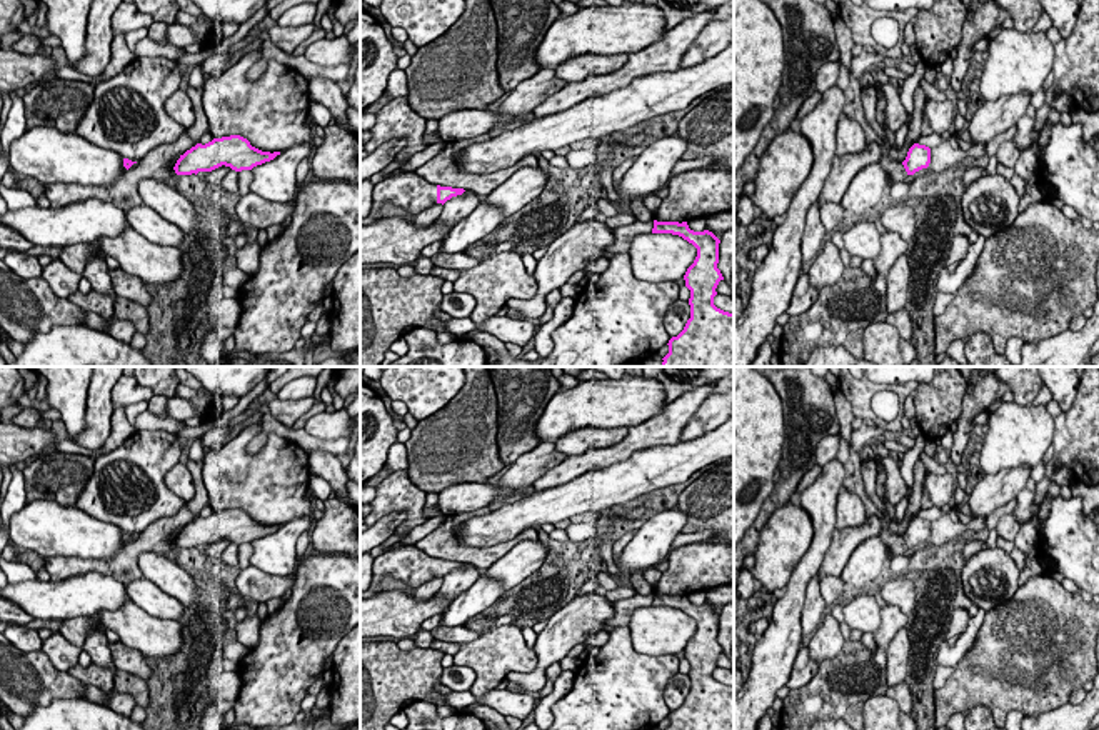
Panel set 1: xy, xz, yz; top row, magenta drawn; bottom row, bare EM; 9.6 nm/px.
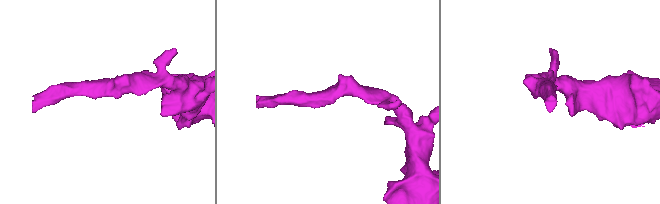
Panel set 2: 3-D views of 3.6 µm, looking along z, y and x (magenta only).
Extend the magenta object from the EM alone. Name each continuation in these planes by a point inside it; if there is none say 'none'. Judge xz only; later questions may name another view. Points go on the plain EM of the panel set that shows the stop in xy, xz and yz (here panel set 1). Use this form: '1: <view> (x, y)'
1: xz (409, 564)

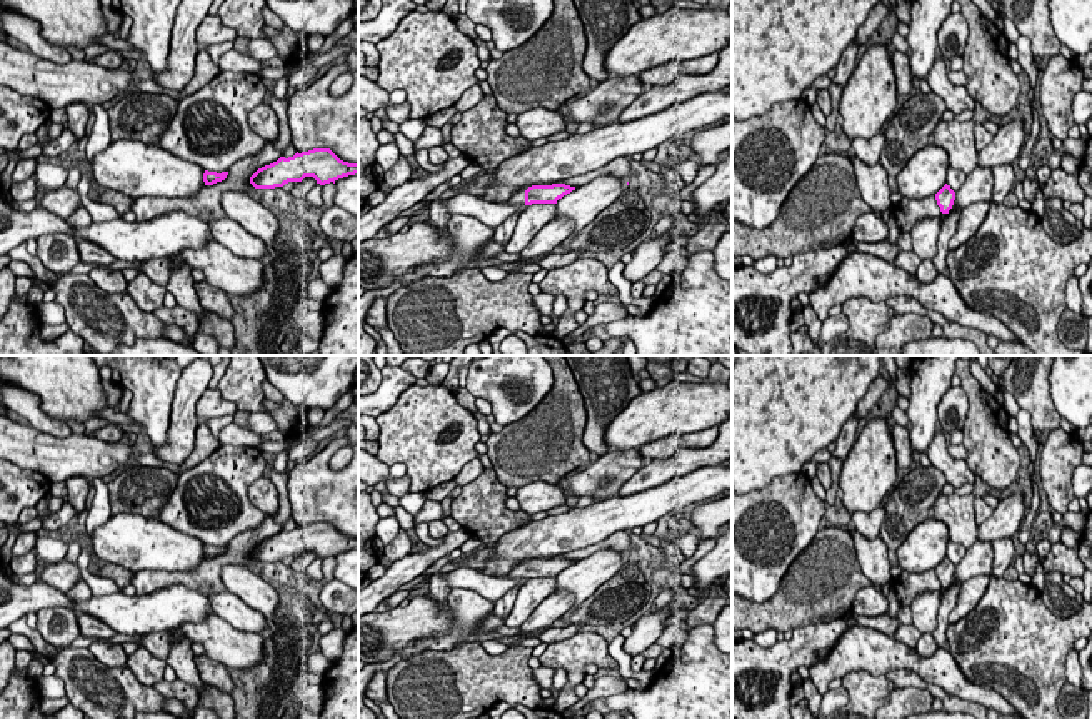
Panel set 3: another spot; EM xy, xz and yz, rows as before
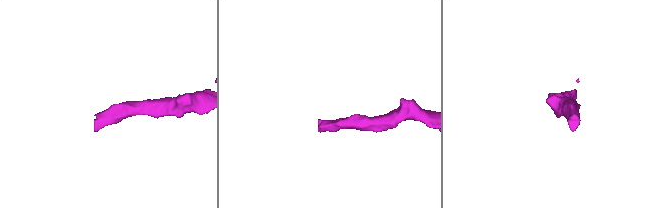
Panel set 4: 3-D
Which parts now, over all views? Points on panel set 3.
1: xz (519, 569)

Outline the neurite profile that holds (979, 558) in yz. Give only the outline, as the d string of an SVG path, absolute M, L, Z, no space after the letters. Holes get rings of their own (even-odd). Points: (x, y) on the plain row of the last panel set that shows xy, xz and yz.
M977 541L967 551L959 566L955 566L955 574L952 582L964 582L970 577L980 574L990 574L994 564L994 547L992 542Z

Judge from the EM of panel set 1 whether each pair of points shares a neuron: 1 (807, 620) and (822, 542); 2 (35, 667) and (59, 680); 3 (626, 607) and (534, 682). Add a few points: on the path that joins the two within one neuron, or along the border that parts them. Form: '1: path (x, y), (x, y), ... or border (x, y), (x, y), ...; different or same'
1: border (819, 570), (807, 585), (801, 612); different
2: path (40, 672), (49, 680), (54, 680); same
3: border (614, 604), (614, 614), (606, 624); different

